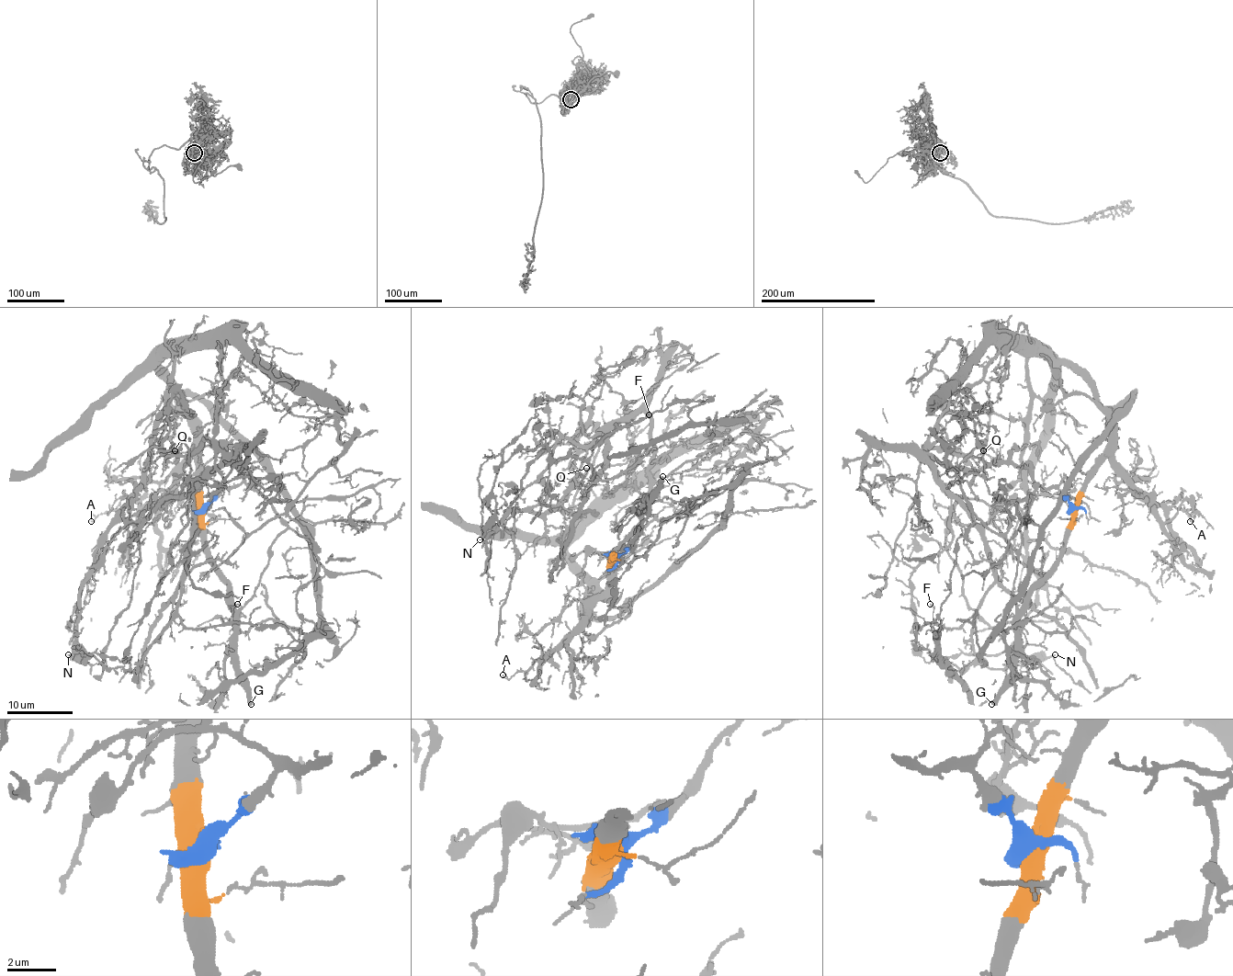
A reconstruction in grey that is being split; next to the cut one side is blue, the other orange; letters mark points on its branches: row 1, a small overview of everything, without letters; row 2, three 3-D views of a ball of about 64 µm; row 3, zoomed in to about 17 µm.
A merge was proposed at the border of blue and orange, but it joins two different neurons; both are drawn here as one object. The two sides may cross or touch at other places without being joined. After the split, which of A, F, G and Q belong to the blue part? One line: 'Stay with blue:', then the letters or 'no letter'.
Stay with blue: F, Q

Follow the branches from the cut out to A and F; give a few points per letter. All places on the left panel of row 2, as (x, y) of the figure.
A: (203, 509), (202, 464), (194, 457), (180, 478), (152, 503), (128, 504), (90, 520)
F: (203, 509), (243, 480), (240, 459), (231, 455), (197, 493), (177, 614), (186, 627), (223, 625), (238, 604)

